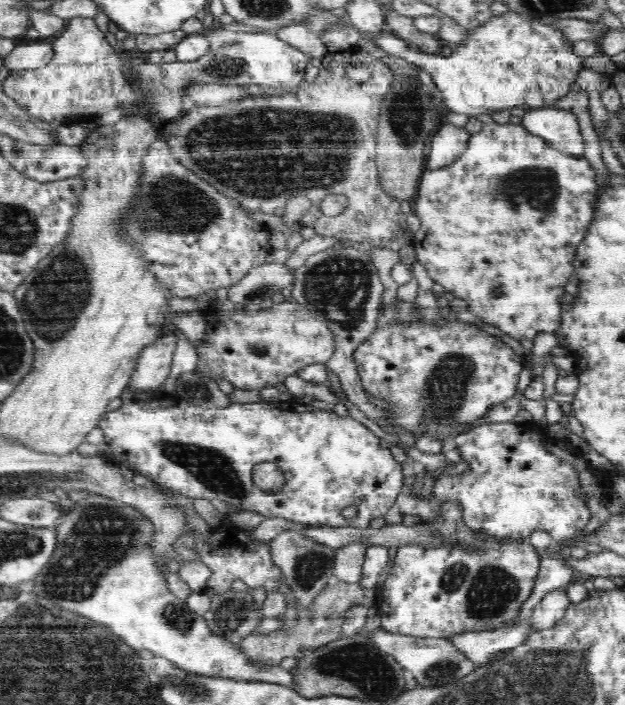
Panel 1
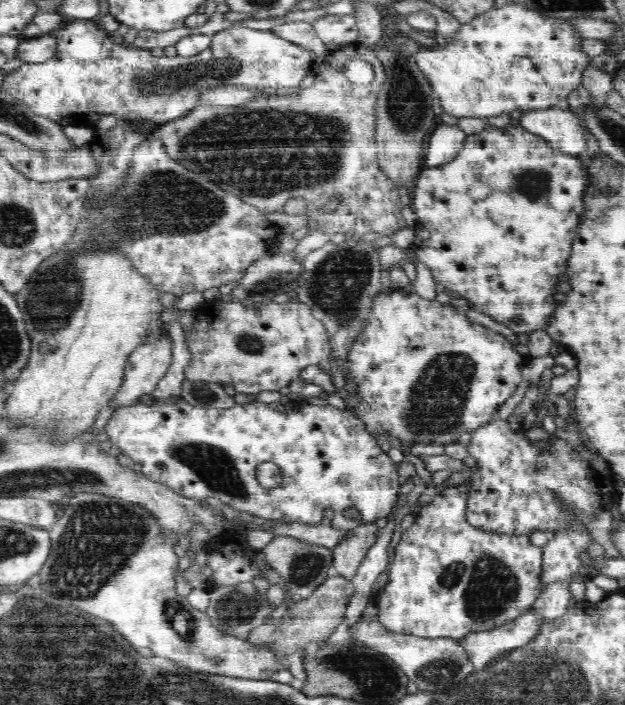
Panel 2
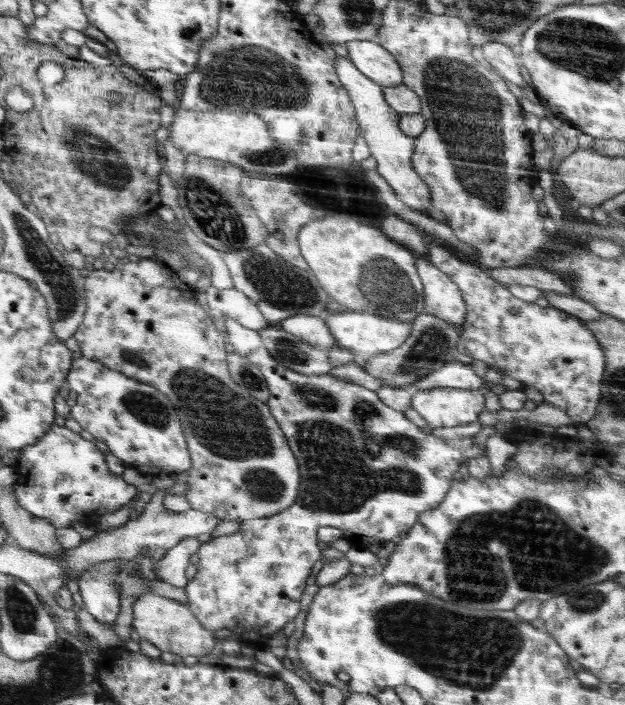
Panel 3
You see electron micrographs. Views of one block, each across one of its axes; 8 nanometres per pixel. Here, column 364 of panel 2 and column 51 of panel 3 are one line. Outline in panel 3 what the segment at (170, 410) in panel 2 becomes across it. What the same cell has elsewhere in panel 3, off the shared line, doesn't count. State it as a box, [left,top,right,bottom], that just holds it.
[13,423,141,529]

